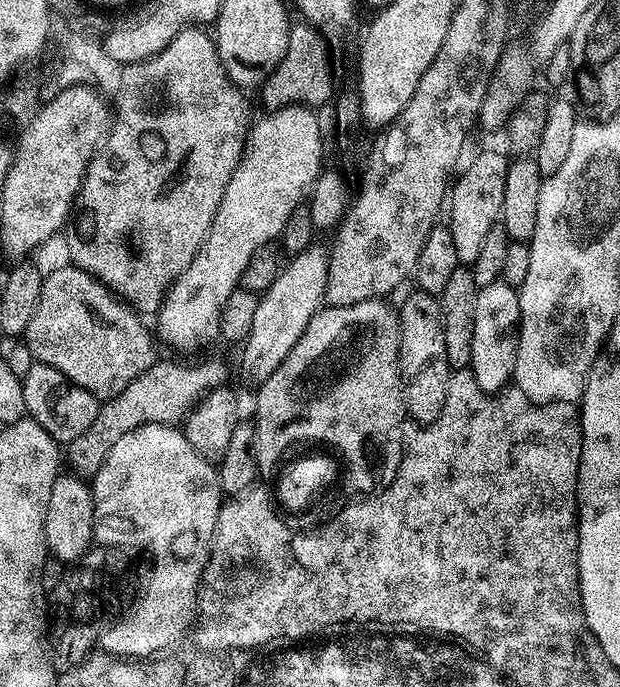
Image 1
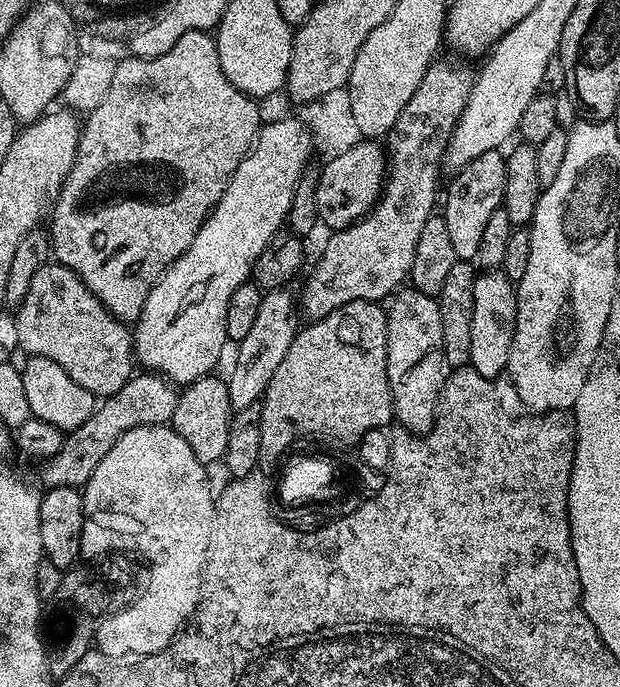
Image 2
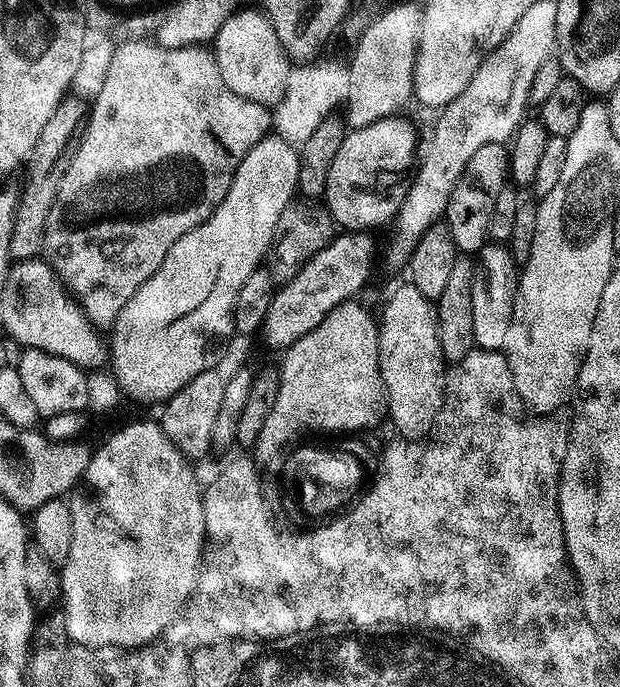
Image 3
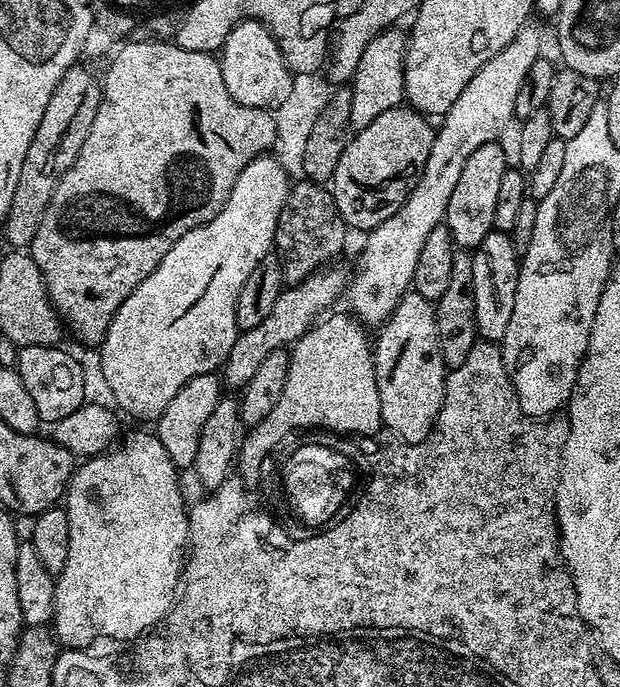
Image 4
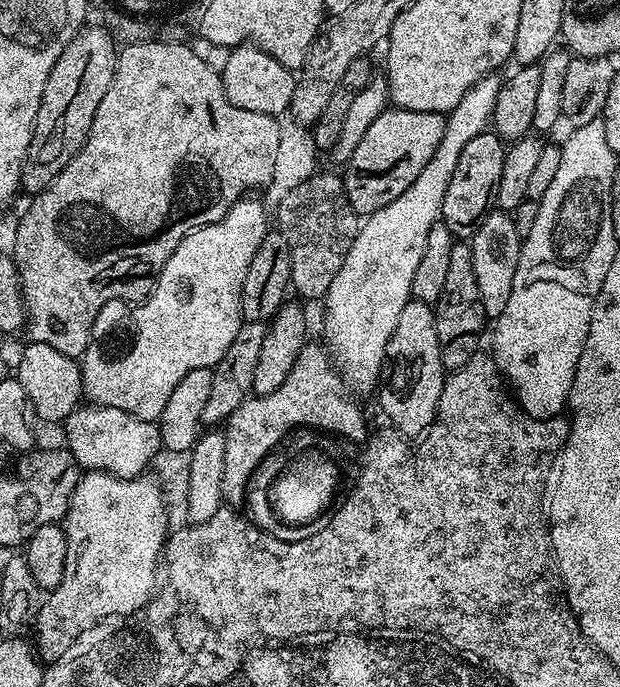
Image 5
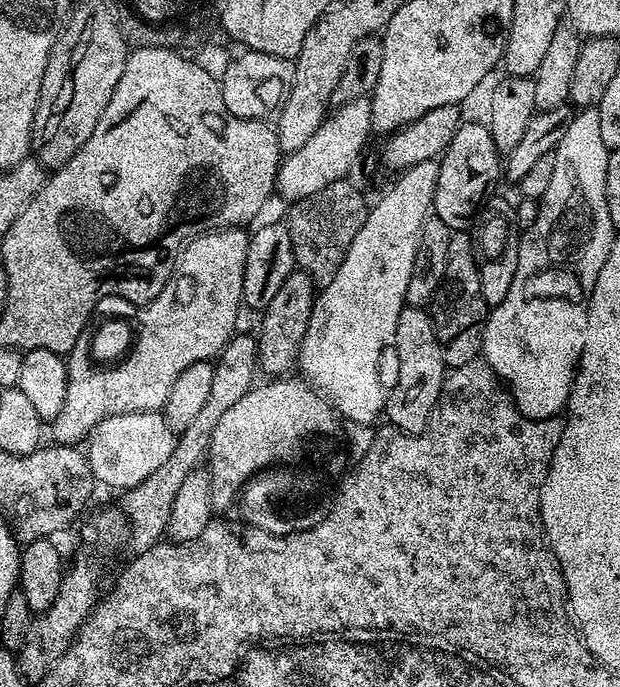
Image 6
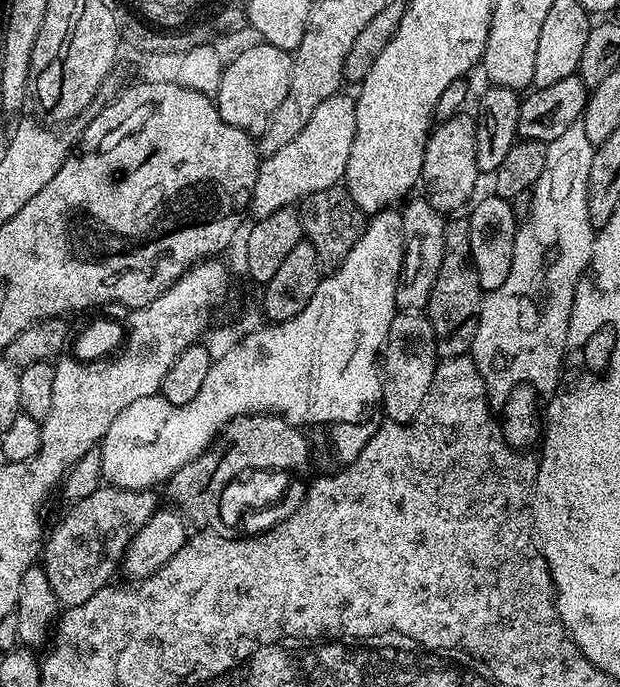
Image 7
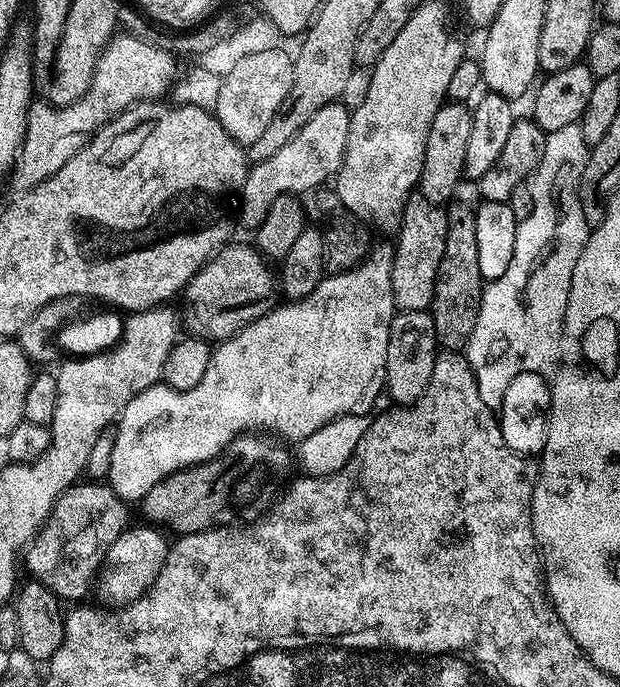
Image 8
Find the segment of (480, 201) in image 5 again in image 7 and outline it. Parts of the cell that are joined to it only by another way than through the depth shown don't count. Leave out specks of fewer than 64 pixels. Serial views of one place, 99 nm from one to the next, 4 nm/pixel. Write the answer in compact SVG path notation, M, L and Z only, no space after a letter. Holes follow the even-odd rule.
M461 110L457 116L441 121L431 129L420 178L422 188L428 191L425 193L430 206L434 206L434 210L441 214L456 214L459 208L467 209L477 195L476 183L482 179L478 166L477 123L475 115L467 116L467 111Z

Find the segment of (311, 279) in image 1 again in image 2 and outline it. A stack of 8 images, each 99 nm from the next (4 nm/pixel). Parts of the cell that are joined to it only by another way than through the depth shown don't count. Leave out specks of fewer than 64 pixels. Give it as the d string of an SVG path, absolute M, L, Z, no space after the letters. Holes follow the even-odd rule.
M268 290L264 292L262 306L258 306L258 318L254 318L254 327L246 338L238 341L240 353L236 356L236 365L232 373L226 376L230 406L233 413L246 410L246 406L260 404L264 391L270 386L270 378L274 378L274 370L282 358L286 358L286 350L290 350L290 342L294 342L298 331L298 304L288 290Z

